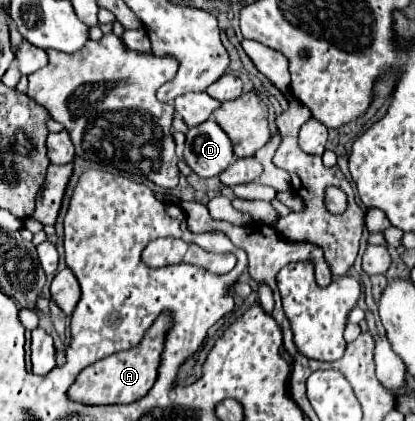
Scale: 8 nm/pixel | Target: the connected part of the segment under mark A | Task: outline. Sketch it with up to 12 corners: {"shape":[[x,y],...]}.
{"shape":[[169,317],[141,345],[85,367],[67,397],[131,403],[157,373]]}

